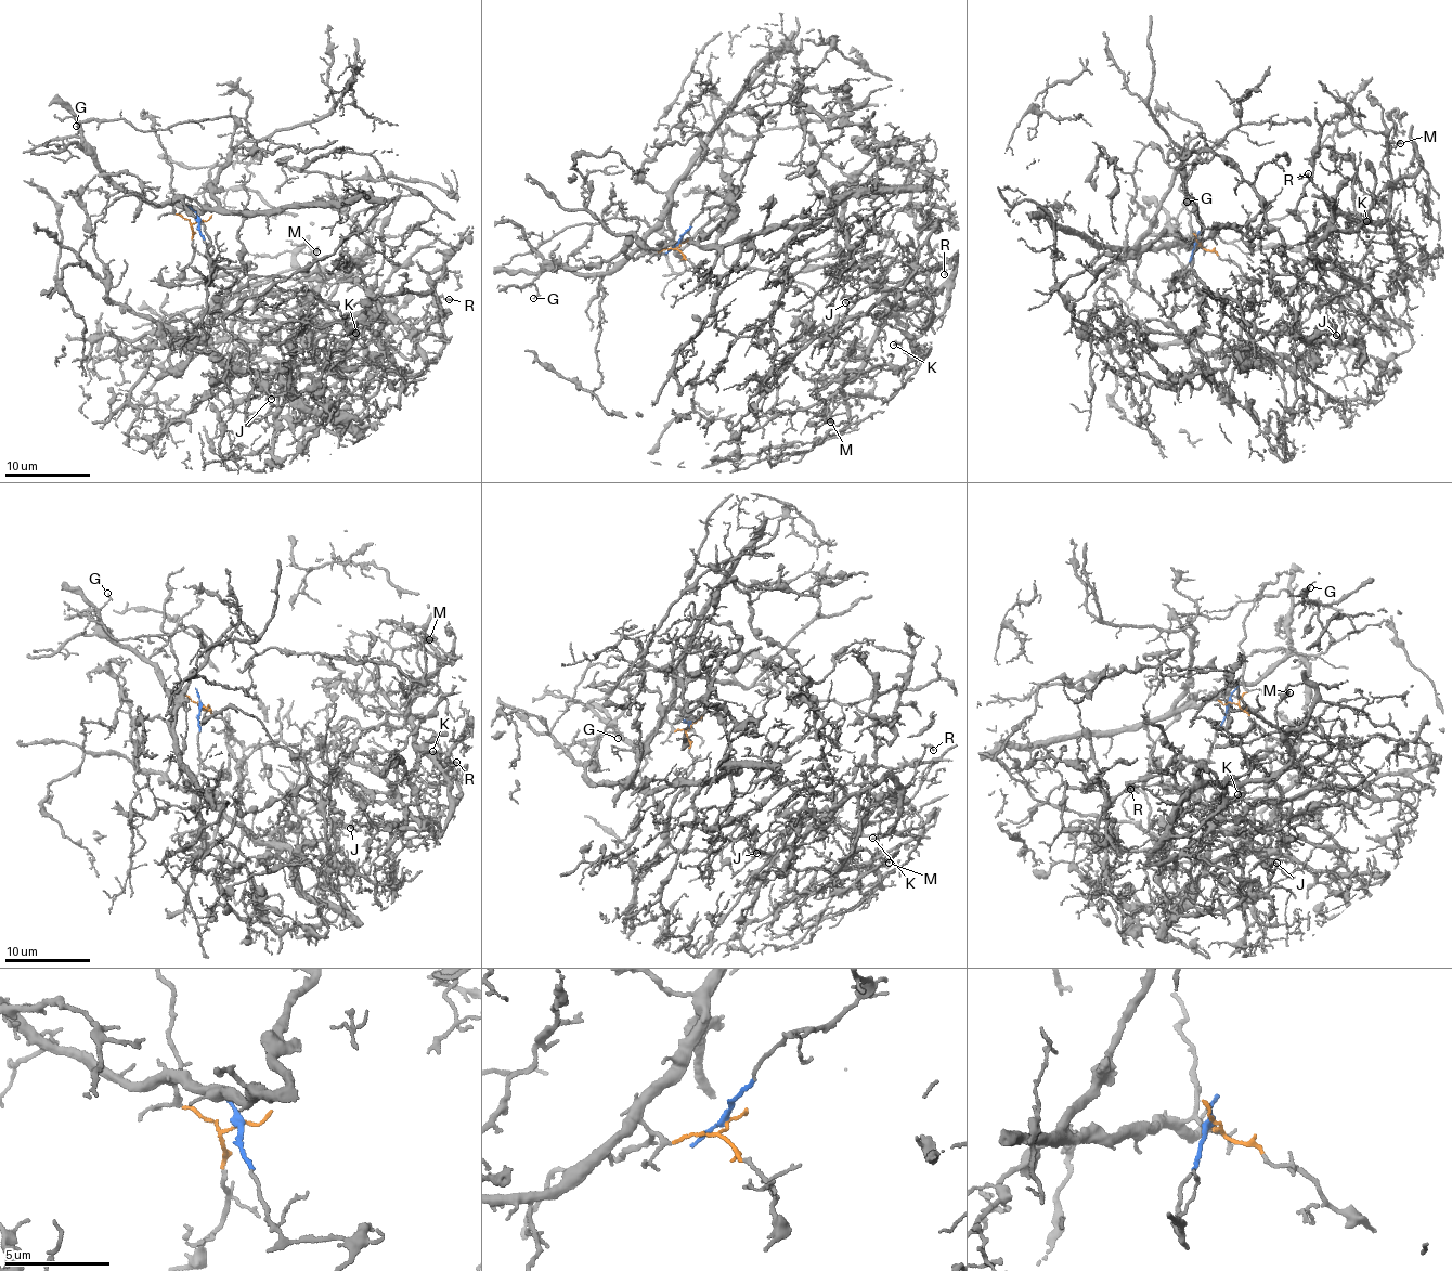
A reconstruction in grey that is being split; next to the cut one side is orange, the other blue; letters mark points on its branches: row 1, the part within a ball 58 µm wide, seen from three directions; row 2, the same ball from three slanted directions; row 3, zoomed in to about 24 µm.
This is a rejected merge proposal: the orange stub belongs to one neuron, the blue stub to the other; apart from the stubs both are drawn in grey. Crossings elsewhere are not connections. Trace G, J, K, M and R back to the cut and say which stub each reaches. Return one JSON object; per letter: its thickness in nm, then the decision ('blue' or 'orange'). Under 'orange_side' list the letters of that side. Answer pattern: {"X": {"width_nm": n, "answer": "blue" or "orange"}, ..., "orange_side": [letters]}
{"G": {"width_nm": 140, "answer": "orange"}, "J": {"width_nm": 90, "answer": "blue"}, "K": {"width_nm": 150, "answer": "blue"}, "M": {"width_nm": 100, "answer": "blue"}, "R": {"width_nm": 200, "answer": "blue"}, "orange_side": ["G"]}

